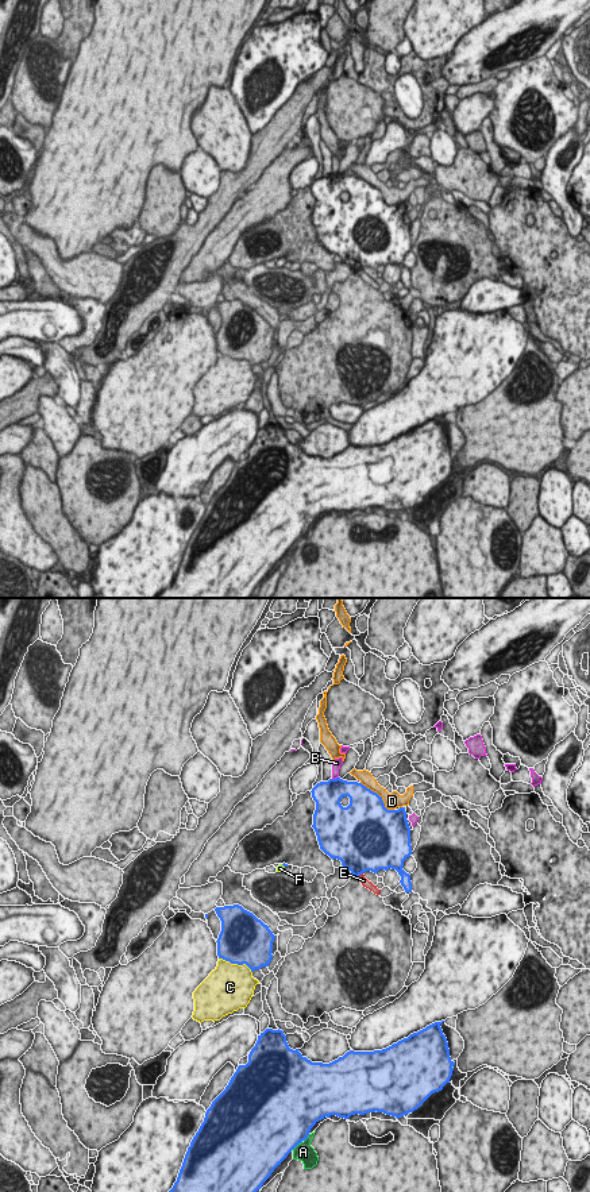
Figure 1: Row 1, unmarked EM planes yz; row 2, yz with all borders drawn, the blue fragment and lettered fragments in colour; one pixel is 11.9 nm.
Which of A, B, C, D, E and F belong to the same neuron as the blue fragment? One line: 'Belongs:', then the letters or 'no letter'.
Belongs: F.

